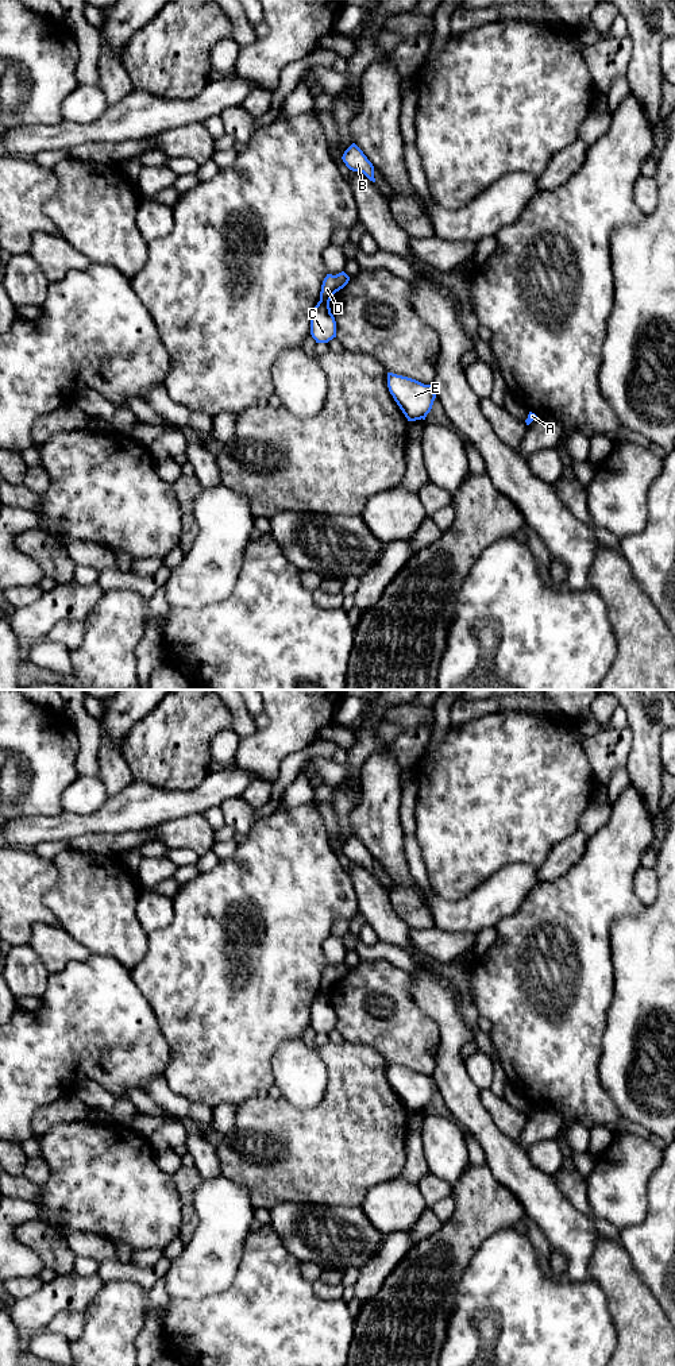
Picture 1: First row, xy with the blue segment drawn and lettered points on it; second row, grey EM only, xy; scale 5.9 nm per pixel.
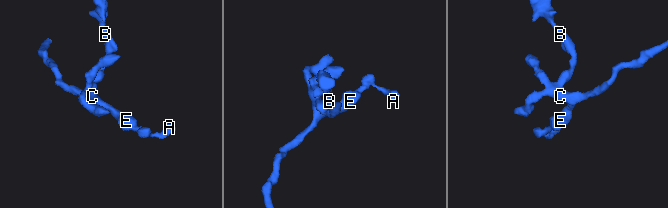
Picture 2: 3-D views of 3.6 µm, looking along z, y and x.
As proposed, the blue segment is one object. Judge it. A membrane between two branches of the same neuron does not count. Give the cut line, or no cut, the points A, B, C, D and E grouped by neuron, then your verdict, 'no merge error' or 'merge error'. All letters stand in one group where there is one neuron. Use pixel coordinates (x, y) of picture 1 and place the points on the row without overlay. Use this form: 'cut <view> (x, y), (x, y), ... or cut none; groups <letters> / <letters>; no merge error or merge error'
cut xy (320, 991), (328, 994); groups A C E / B D; merge error

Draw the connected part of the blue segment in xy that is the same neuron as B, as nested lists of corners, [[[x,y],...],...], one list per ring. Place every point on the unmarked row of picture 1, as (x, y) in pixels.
[[[355,834],[344,842],[342,850],[350,861],[363,864],[370,872],[375,873],[373,854]]]

